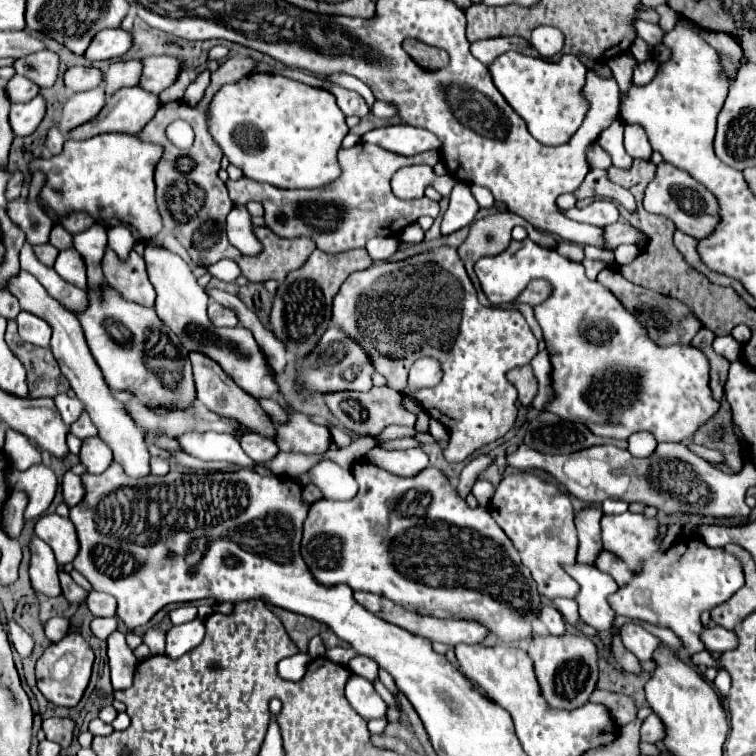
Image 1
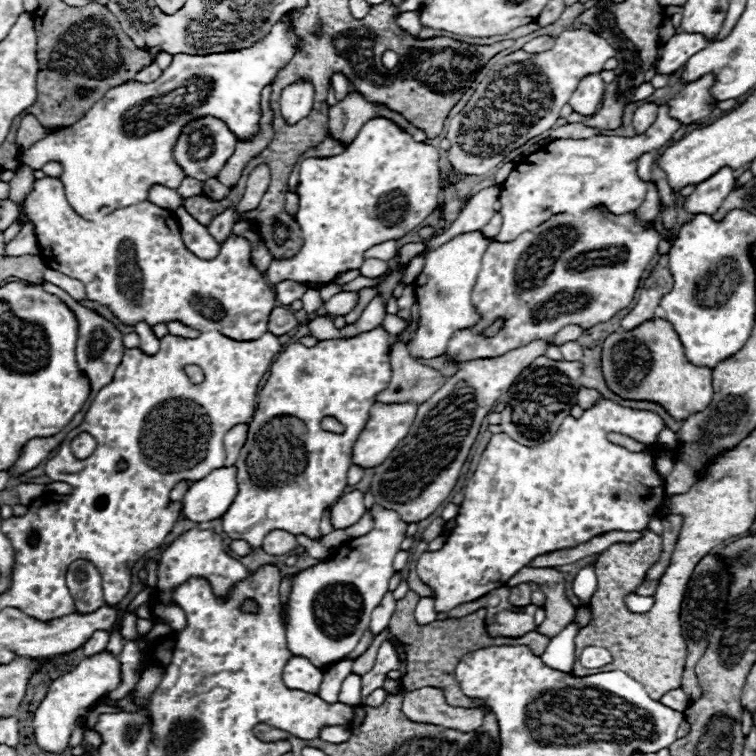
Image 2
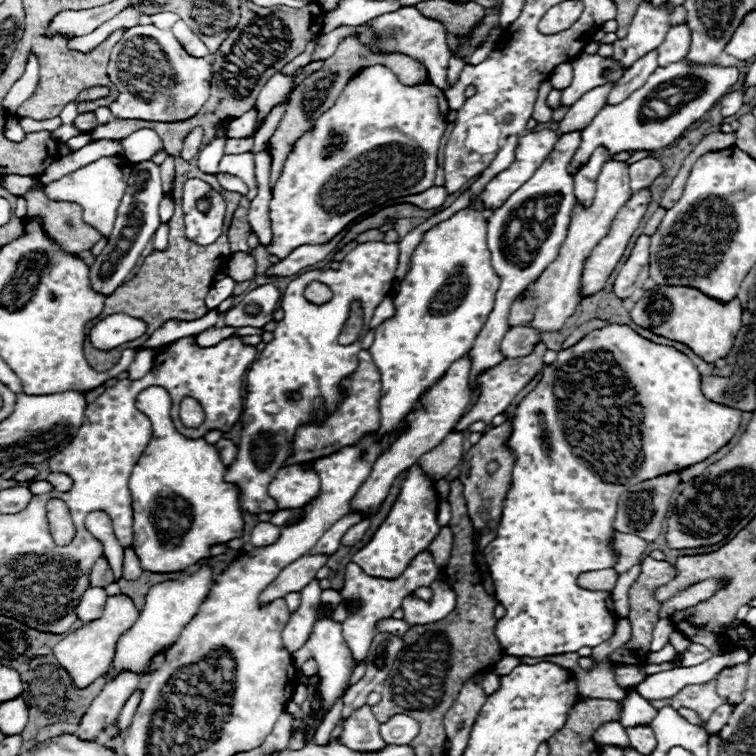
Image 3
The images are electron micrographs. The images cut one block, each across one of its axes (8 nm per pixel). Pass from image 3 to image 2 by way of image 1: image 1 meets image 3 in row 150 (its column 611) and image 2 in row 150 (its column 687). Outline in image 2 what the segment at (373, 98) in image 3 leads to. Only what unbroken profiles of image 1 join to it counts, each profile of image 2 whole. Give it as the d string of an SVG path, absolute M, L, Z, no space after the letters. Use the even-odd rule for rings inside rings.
M388 118L368 120L354 142L338 156L302 160L296 222L302 230L304 246L290 260L270 262L264 274L268 284L282 280L296 280L308 286L330 284L338 272L360 268L362 254L368 248L414 230L438 206L438 160L440 152L434 146L416 142Z

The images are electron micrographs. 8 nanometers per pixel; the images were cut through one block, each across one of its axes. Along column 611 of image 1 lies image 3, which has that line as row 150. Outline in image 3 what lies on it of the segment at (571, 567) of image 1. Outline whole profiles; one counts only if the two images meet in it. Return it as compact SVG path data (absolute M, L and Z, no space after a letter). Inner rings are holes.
M684 62L668 64L666 68L656 68L654 74L646 80L644 86L634 90L622 104L604 106L598 116L582 130L582 142L568 164L568 174L574 176L592 156L592 152L604 146L610 154L608 160L614 160L620 152L638 152L638 150L660 150L678 140L684 130L700 120L728 90L738 82L738 68L718 68L718 66L688 66ZM684 86L690 86L690 92L684 92ZM676 88L678 94L662 96L664 90ZM660 100L666 106L666 114L660 114L650 102Z

